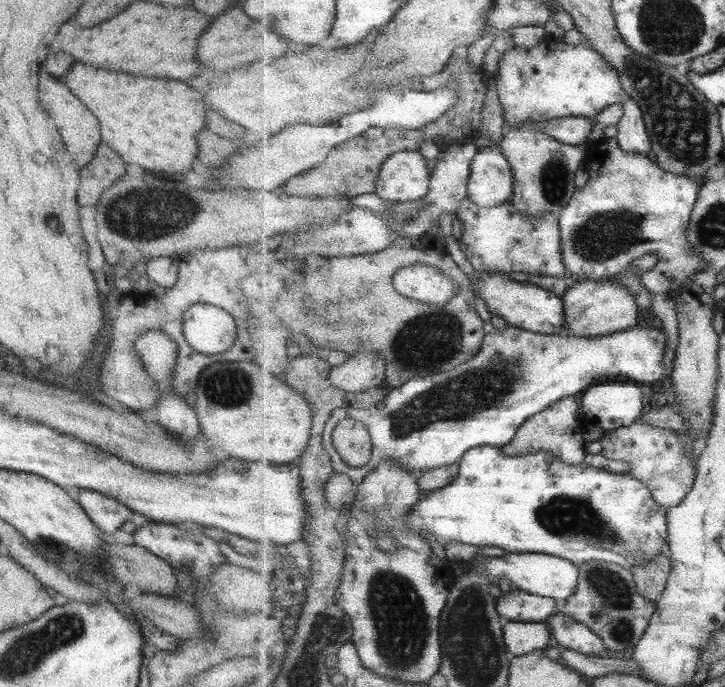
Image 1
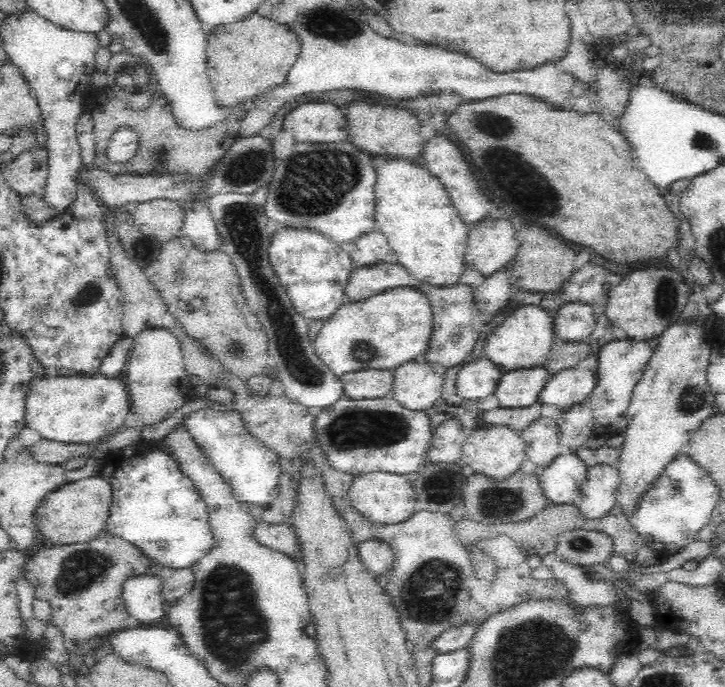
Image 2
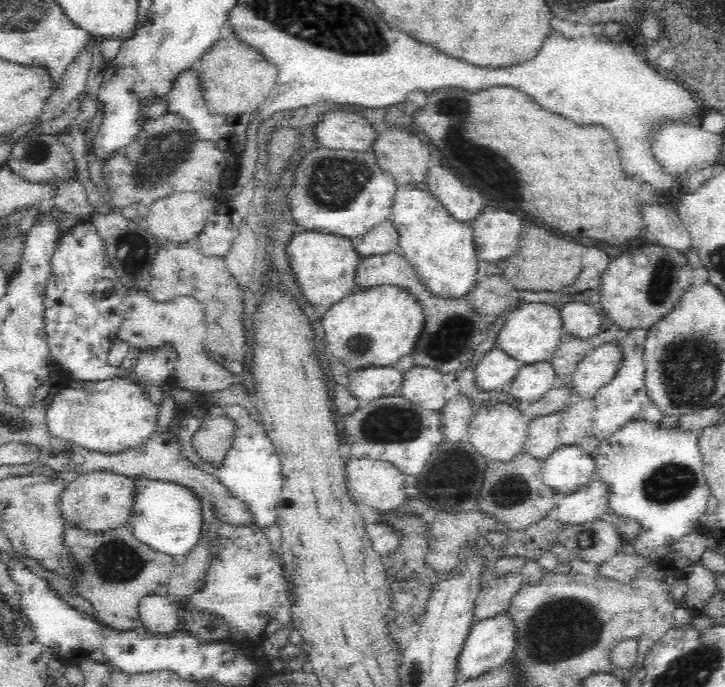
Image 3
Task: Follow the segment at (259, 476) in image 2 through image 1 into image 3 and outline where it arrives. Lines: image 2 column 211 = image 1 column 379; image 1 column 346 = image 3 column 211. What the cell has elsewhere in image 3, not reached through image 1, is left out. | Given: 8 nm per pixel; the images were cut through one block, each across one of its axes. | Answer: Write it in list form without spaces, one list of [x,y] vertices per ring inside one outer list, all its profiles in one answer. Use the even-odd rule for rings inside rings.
[[[215,405],[209,408],[198,408],[194,412],[190,410],[184,414],[184,420],[178,422],[178,425],[174,427],[173,433],[182,448],[183,456],[186,456],[196,467],[220,479],[220,482],[230,490],[230,494],[247,506],[247,511],[251,514],[251,520],[253,520],[256,530],[263,534],[265,529],[277,524],[278,497],[282,482],[280,461],[278,461],[278,454],[272,441],[265,433],[264,427],[256,418],[252,418],[252,413],[248,408],[240,406],[222,408]],[[216,416],[228,416],[228,418],[234,419],[240,431],[235,450],[224,457],[219,465],[213,465],[211,462],[203,460],[192,444],[192,436],[202,426],[204,419]]]

